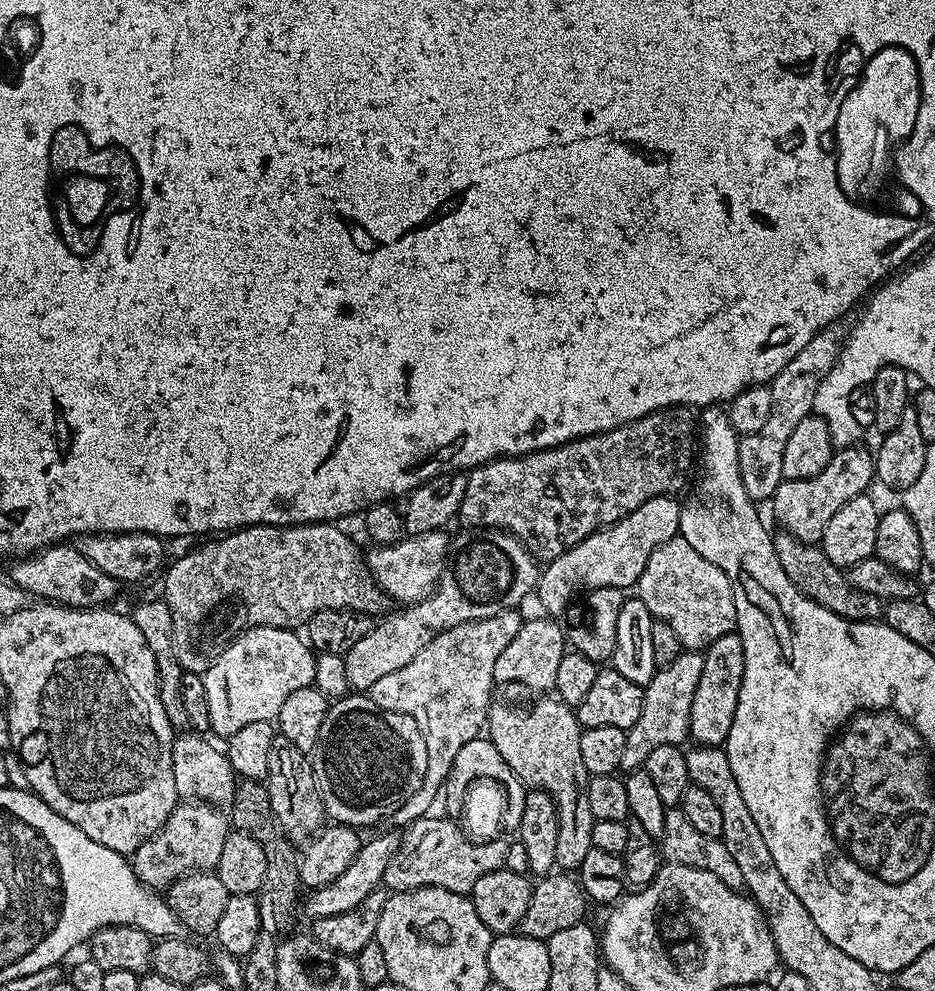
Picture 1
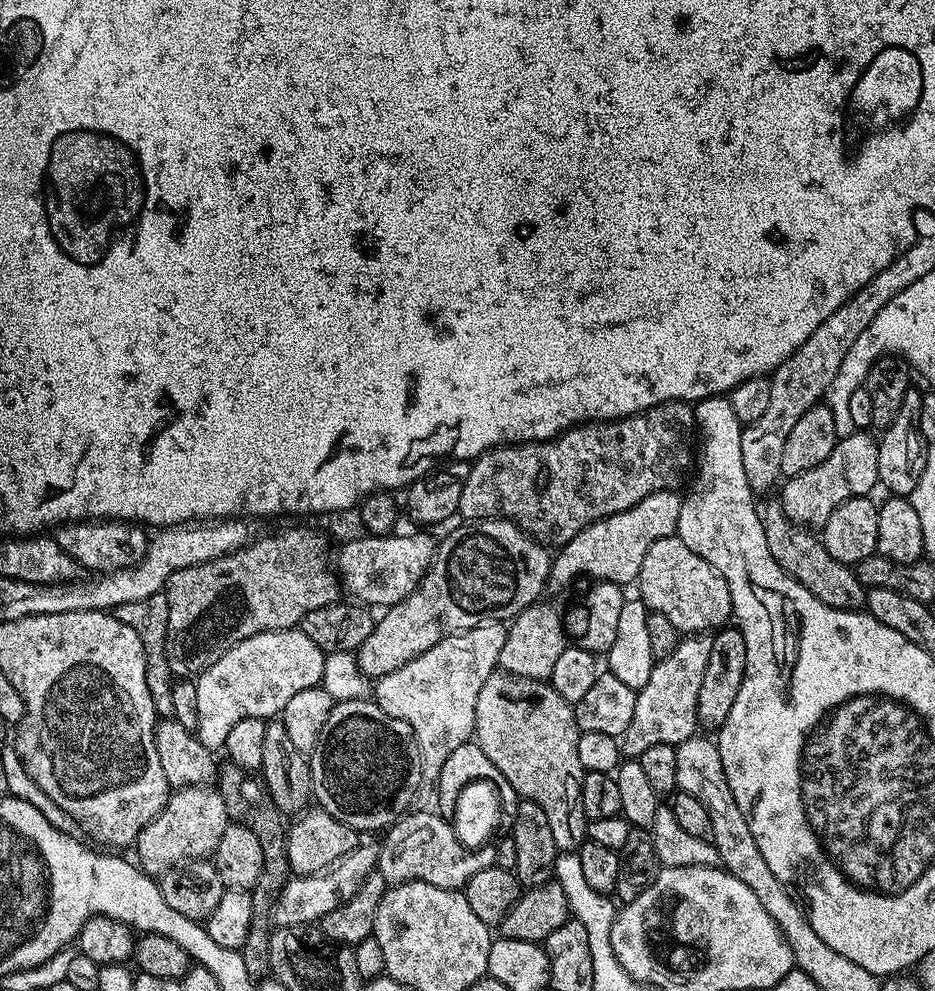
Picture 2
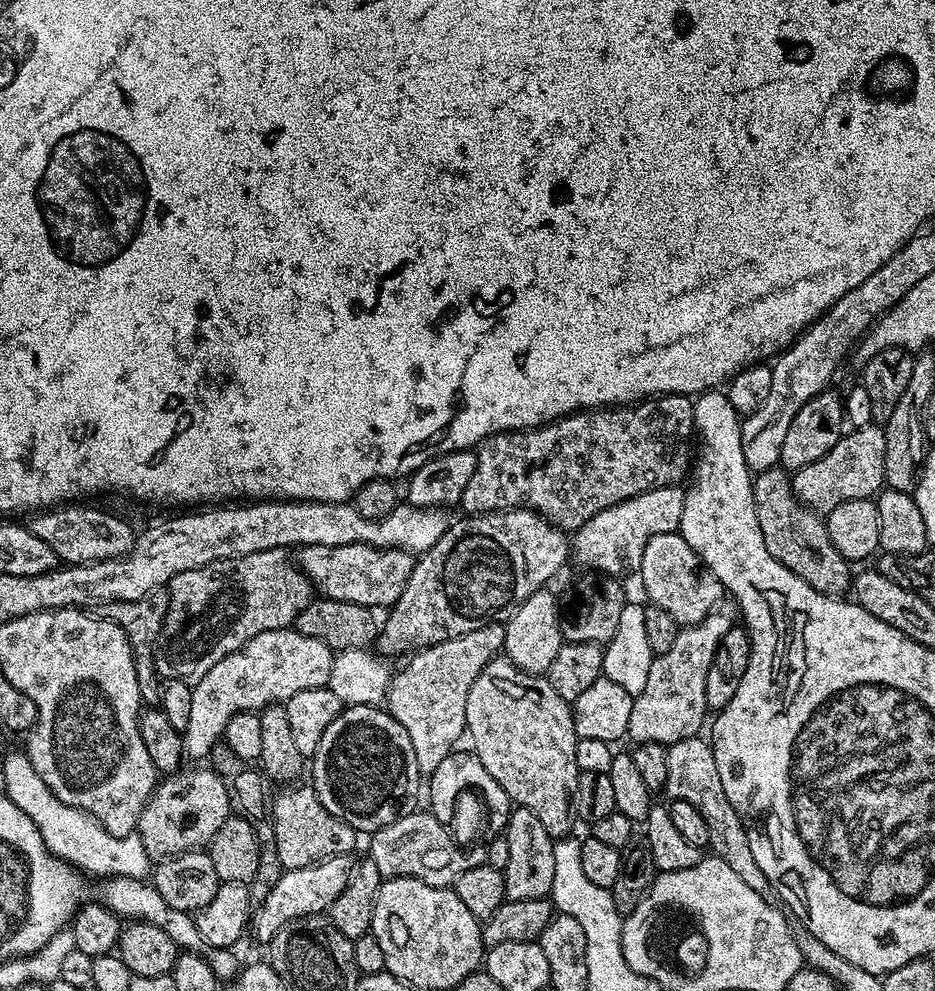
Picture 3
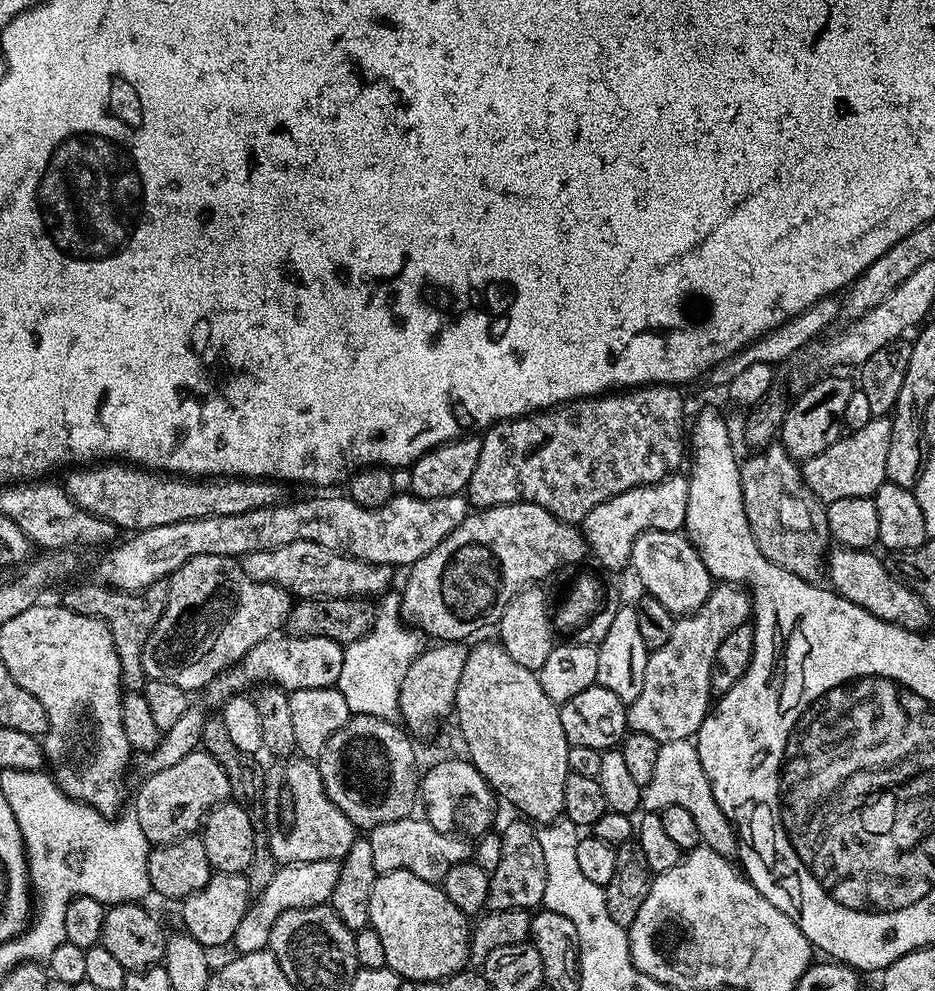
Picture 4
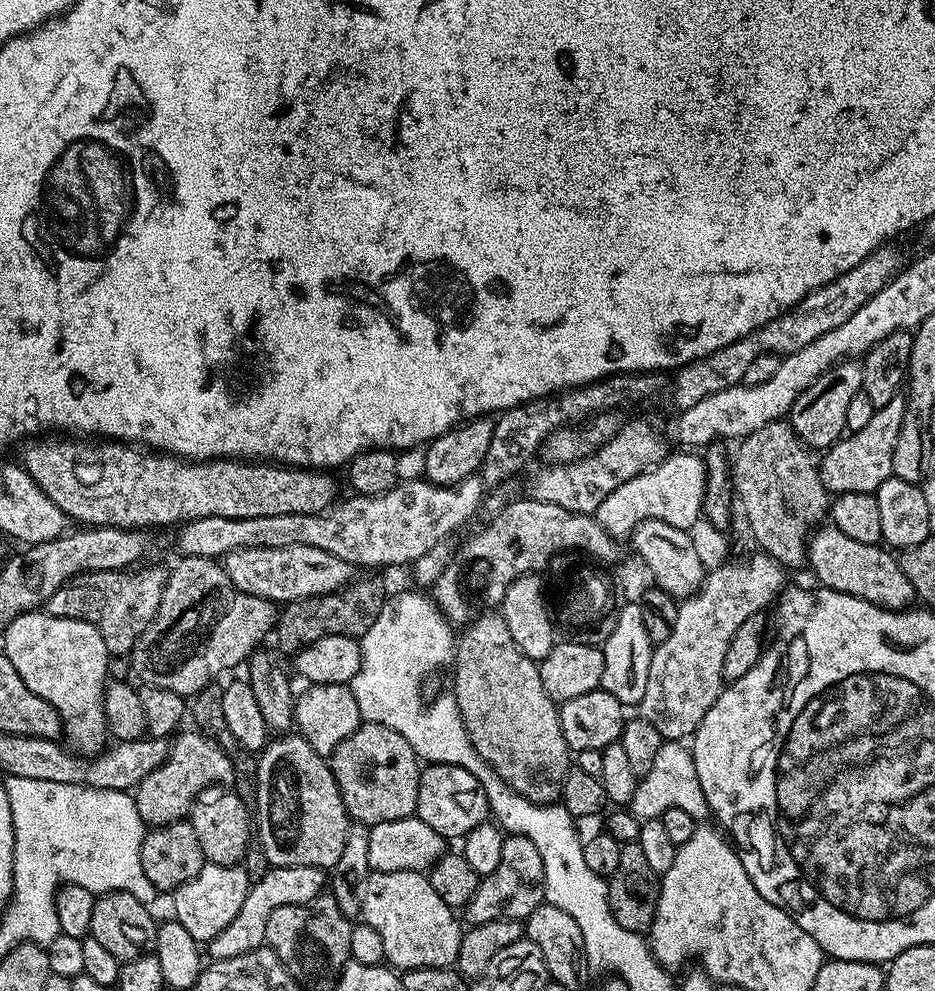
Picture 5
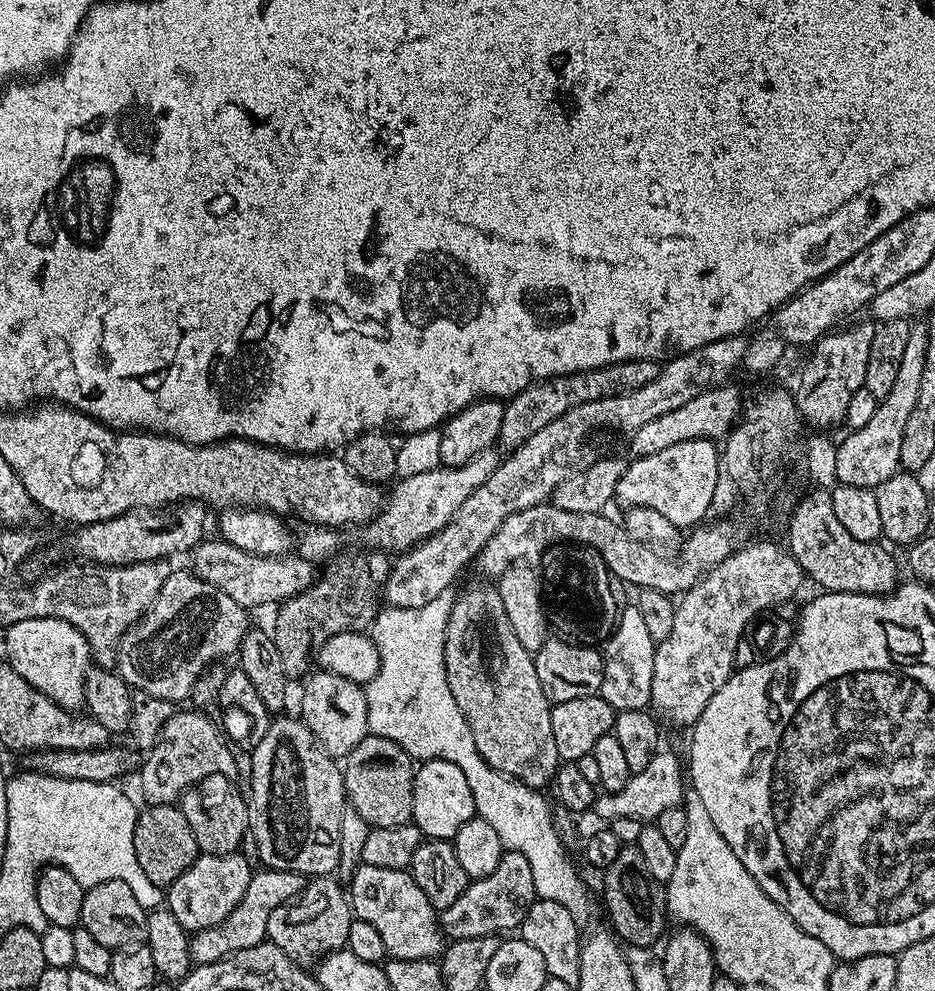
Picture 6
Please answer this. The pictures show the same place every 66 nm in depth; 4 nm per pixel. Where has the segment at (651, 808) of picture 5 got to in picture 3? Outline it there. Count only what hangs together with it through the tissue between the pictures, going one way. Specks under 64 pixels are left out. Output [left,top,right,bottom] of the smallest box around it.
[663,734,772,897]

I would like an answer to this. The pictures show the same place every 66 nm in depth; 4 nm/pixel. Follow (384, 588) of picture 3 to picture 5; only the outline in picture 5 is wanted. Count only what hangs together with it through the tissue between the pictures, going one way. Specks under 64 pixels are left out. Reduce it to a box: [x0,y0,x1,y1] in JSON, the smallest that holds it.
[222,544,354,602]

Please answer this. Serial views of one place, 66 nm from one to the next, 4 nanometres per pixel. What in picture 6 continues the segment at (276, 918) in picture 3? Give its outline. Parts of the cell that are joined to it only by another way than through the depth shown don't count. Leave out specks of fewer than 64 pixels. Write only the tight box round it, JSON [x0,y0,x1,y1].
[190,868,305,965]

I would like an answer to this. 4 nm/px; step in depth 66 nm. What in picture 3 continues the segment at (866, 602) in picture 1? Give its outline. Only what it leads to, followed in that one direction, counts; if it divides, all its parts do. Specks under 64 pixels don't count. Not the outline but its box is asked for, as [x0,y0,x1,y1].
[752,466,853,597]

